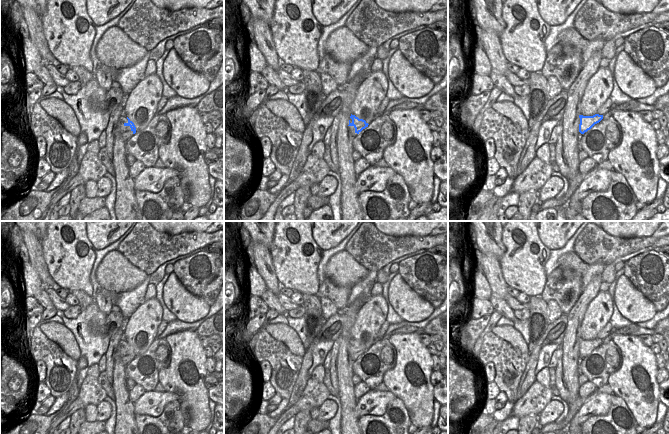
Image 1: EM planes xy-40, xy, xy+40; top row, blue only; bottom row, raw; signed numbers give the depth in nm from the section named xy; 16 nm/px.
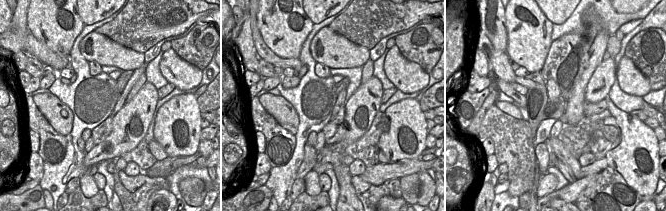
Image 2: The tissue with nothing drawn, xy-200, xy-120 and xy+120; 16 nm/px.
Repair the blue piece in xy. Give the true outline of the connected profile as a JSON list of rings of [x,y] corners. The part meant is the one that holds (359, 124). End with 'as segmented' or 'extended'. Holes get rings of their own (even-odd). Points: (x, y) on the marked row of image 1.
[[[351,114],[350,118],[352,120],[351,121],[349,120],[348,126],[353,126],[355,128],[355,133],[357,134],[359,134],[363,129],[365,129],[369,125],[365,120],[359,119],[355,115]]]; as segmented

